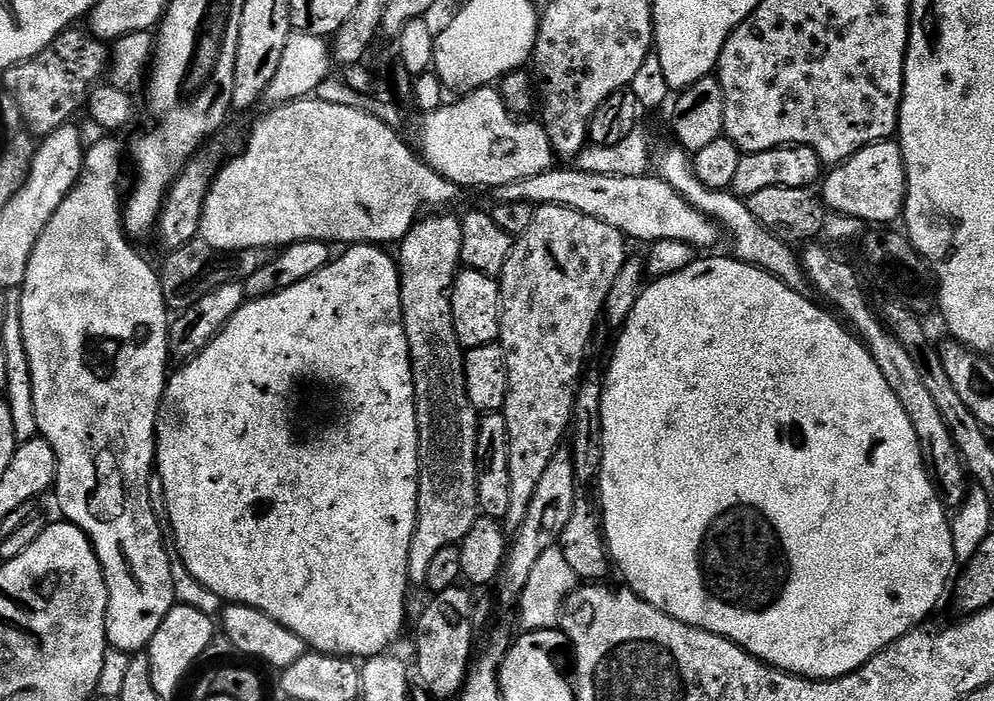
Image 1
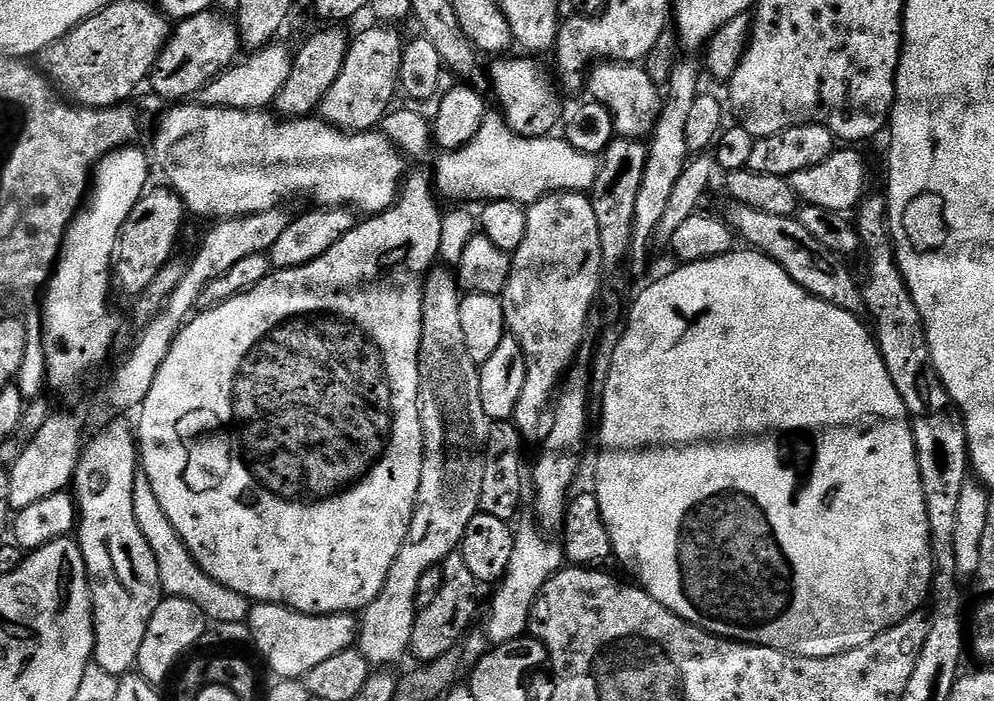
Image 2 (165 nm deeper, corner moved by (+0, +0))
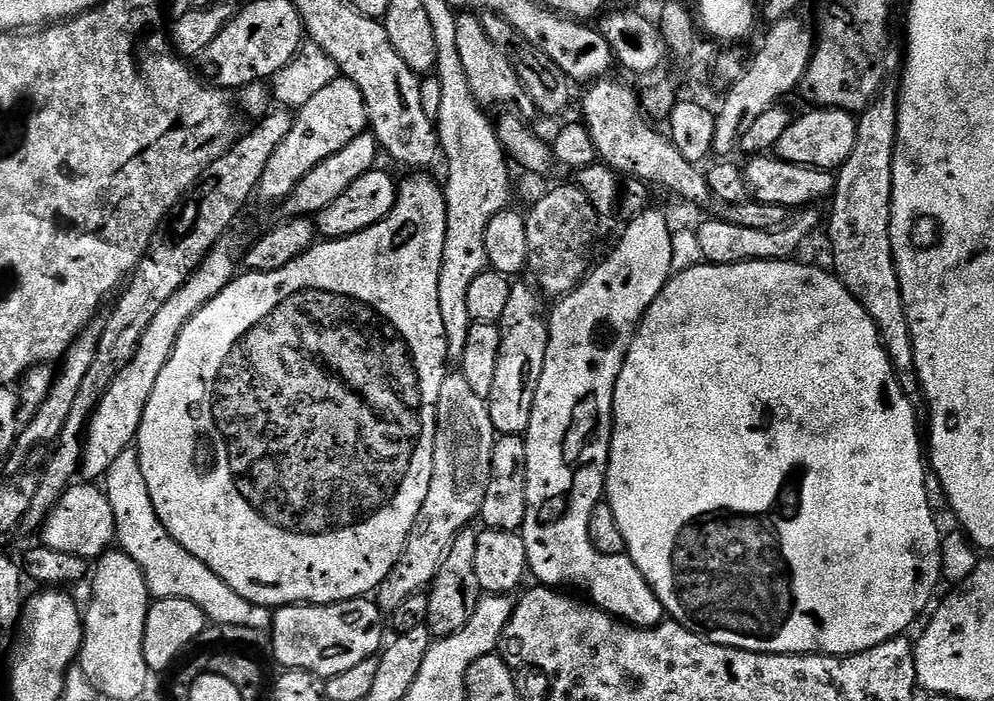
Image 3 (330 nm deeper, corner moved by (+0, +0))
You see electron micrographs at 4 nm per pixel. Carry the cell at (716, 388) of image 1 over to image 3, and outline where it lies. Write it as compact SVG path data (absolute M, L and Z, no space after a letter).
M789 258L789 259L787 259L787 260L747 260L747 261L746 261L746 262L742 262L742 263L741 263L741 264L710 264L710 263L707 263L707 262L701 262L701 263L699 263L699 264L696 264L696 265L694 265L694 266L693 266L693 268L687 268L687 269L686 269L686 270L685 270L685 271L684 271L684 272L677 272L677 273L675 273L675 275L673 275L673 277L672 277L672 279L671 279L671 280L669 280L669 282L668 282L668 285L666 285L666 287L665 287L665 288L663 288L663 289L662 289L662 290L661 290L661 292L660 292L660 293L659 293L659 294L658 294L658 298L657 298L657 299L656 299L656 301L654 301L654 302L653 302L653 303L652 303L652 304L651 304L651 306L650 306L650 307L648 307L648 309L647 309L647 310L646 310L646 314L645 314L645 315L644 315L644 317L643 317L643 318L642 318L642 319L640 319L640 325L638 325L638 326L637 326L637 328L636 328L636 336L635 336L635 338L634 338L634 339L632 339L632 345L631 345L631 346L630 346L630 350L629 350L629 351L628 351L628 353L627 353L627 354L626 354L626 358L625 358L625 359L624 359L624 361L623 361L623 362L622 362L622 370L621 370L621 371L620 371L620 373L619 373L619 374L618 374L618 382L617 382L617 383L616 383L616 385L615 385L615 386L614 386L614 398L613 398L613 399L612 399L612 441L611 441L611 442L610 442L610 450L609 450L609 451L608 451L608 469L607 469L607 470L606 470L606 478L605 478L605 479L604 479L604 496L605 496L605 497L606 497L606 502L607 502L607 503L608 503L608 505L609 505L609 506L610 506L610 510L614 510L614 522L618 522L618 530L622 530L622 538L626 538L626 546L627 546L627 547L628 547L628 551L627 551L627 553L626 553L626 554L627 554L627 556L628 556L628 557L630 557L630 559L632 559L632 561L633 561L633 562L634 562L634 566L638 566L638 570L639 570L639 571L640 571L640 573L642 573L642 574L643 574L643 576L644 576L644 577L645 577L645 578L646 578L646 582L650 582L650 586L651 586L651 587L652 587L652 589L653 589L653 590L654 590L654 594L658 594L658 598L659 598L659 599L660 599L660 601L661 601L661 602L662 602L662 606L663 606L663 607L664 607L664 610L665 610L665 613L667 613L667 615L668 615L668 616L669 616L669 617L671 617L671 619L673 619L673 620L675 620L675 621L676 621L676 623L678 623L678 624L681 624L681 625L682 625L682 627L684 627L684 628L689 628L689 629L690 629L690 630L691 630L691 631L692 631L692 632L696 632L696 633L698 633L698 634L699 634L699 636L703 636L703 637L704 637L704 639L705 639L705 640L712 640L712 641L713 641L713 642L715 642L715 644L721 644L721 645L722 645L722 646L726 646L726 647L727 647L727 648L741 648L741 649L742 649L742 650L746 650L746 651L747 651L747 652L777 652L777 653L778 653L778 654L779 654L779 655L780 655L780 656L795 656L795 655L797 655L797 654L823 654L823 655L826 655L826 656L853 656L853 655L854 655L854 654L858 654L858 653L859 653L859 652L865 652L865 651L866 651L866 650L870 650L870 649L871 649L871 648L873 648L873 647L874 647L874 646L878 646L878 645L879 645L879 644L881 644L881 643L882 643L882 642L886 642L886 641L887 641L887 640L893 640L893 639L894 639L894 638L895 638L895 637L896 637L896 636L902 636L902 635L905 635L905 633L907 633L907 632L908 632L908 631L909 631L909 630L908 630L908 629L907 629L907 628L908 628L908 627L910 627L910 626L911 626L911 624L912 624L912 623L914 623L914 622L915 622L915 620L916 620L916 619L918 619L918 618L919 618L919 616L920 616L920 615L922 615L922 614L923 614L923 612L924 612L924 611L926 611L926 612L925 612L925 613L927 613L927 612L928 612L928 611L929 611L929 608L930 608L930 605L931 605L931 604L932 604L932 603L933 603L933 600L932 600L932 595L934 595L934 594L935 594L935 592L936 592L936 587L938 587L938 586L939 586L939 584L942 584L942 577L941 577L941 564L940 564L940 550L941 550L941 539L942 539L942 531L941 531L941 532L940 532L940 528L939 528L939 526L938 526L938 525L936 525L936 516L935 516L935 514L934 514L934 513L932 513L932 508L934 508L934 504L933 504L933 501L931 501L931 500L929 500L929 499L928 499L928 491L927 491L927 490L926 490L926 482L927 482L927 481L928 481L928 479L929 479L929 477L928 477L928 476L927 476L927 475L926 475L926 473L924 473L924 468L925 468L925 472L926 472L926 452L925 452L925 449L924 449L924 448L923 448L923 447L922 447L922 428L921 428L921 425L920 425L920 428L919 428L919 426L918 426L918 425L916 425L916 412L915 412L915 410L914 410L914 409L912 409L912 404L913 404L913 401L912 401L912 400L911 400L911 399L910 399L910 397L908 397L908 396L907 396L907 395L906 395L906 393L905 393L905 392L904 392L904 391L903 391L903 390L902 390L902 386L901 386L901 385L900 385L900 383L899 383L899 382L898 382L898 378L897 378L897 377L896 377L896 371L894 371L894 369L892 369L892 363L891 363L891 362L890 362L890 358L889 358L889 357L888 357L888 355L887 355L887 354L886 354L886 350L885 350L885 349L884 349L884 343L883 343L883 342L882 342L882 341L881 341L881 340L880 340L880 335L879 335L879 334L878 334L878 330L877 330L877 329L876 329L876 323L875 323L875 322L873 322L873 321L872 321L872 319L871 319L871 318L870 318L870 314L866 314L866 310L865 310L865 309L864 309L864 308L863 308L863 306L861 306L861 304L860 304L860 303L859 303L859 302L858 302L858 298L854 298L854 294L852 294L852 293L851 293L851 292L850 292L850 290L849 290L849 289L848 289L848 287L846 287L846 286L845 286L845 284L844 284L844 283L843 283L843 282L841 282L841 281L840 281L840 279L838 279L838 277L836 277L836 274L835 274L835 271L832 271L832 270L829 270L829 269L828 269L828 268L827 268L827 267L825 267L825 268L826 268L826 269L824 269L824 268L815 268L815 266L814 266L814 265L812 265L812 264L795 264L795 263L796 263L796 262L797 262L797 261L796 261L796 260L795 260L795 259L792 259L792 258Z

